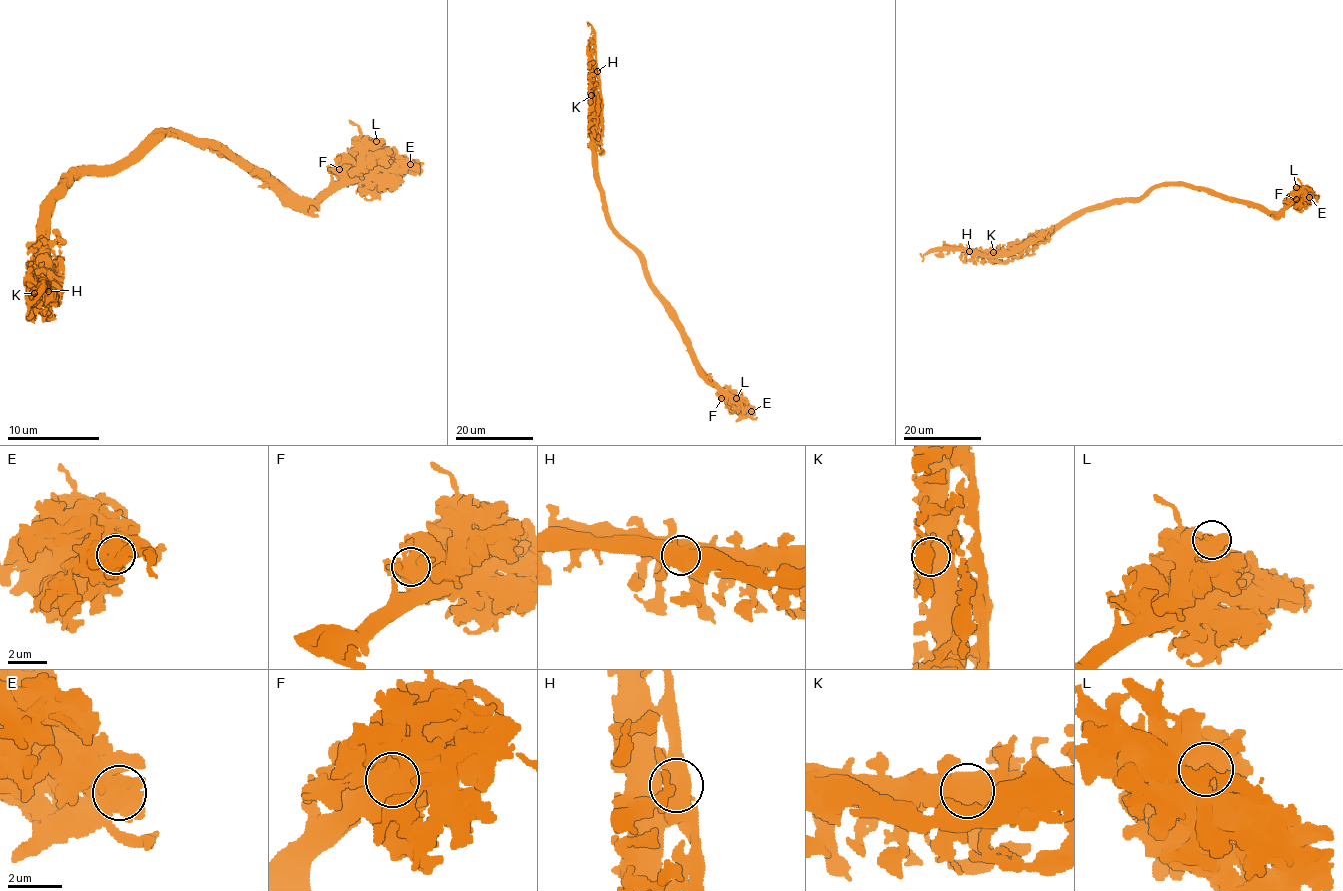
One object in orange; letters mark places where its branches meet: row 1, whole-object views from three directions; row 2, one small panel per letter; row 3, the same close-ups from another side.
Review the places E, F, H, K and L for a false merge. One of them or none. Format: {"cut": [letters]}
{"cut": []}

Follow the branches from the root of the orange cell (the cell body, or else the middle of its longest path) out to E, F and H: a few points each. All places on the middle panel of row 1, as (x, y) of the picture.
E: (623, 240), (638, 255), (649, 285), (679, 330), (692, 359), (751, 411)
F: (623, 240), (638, 255), (649, 285), (679, 330), (693, 364), (718, 390), (721, 398)
H: (623, 240), (609, 219), (597, 173), (594, 98), (594, 74), (597, 72)

